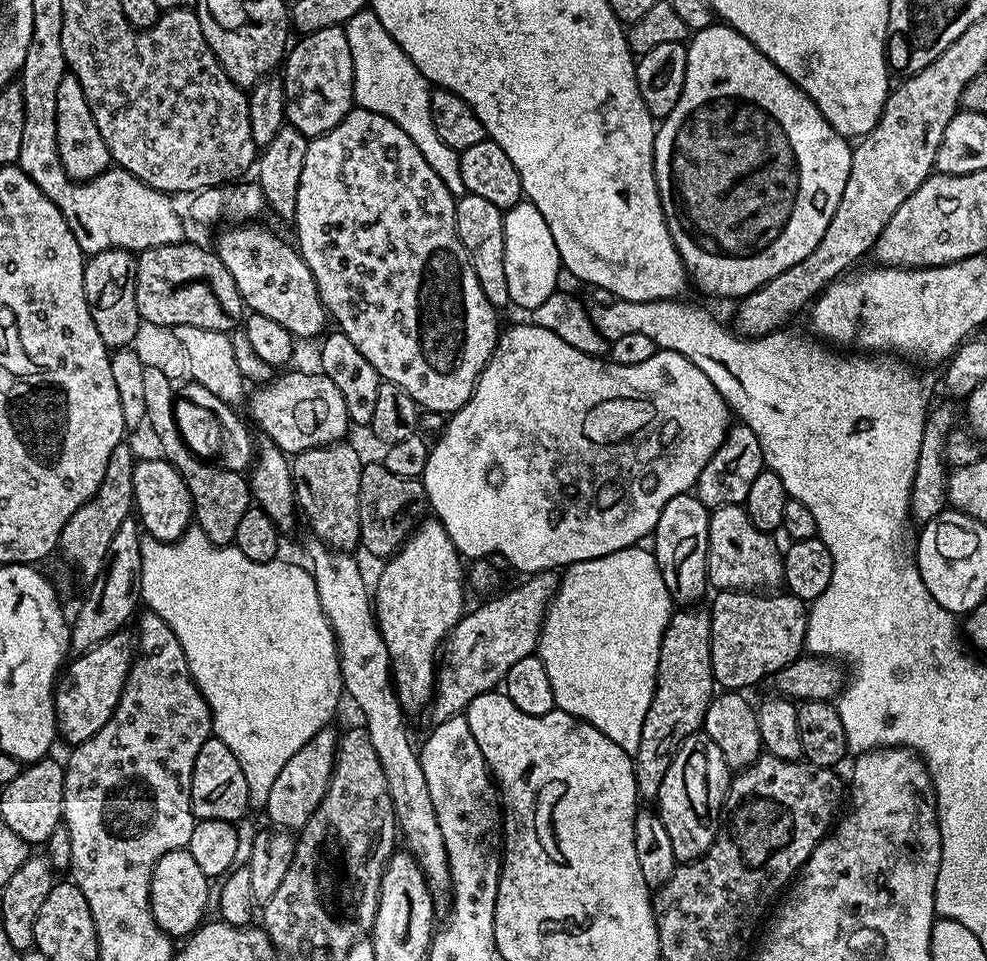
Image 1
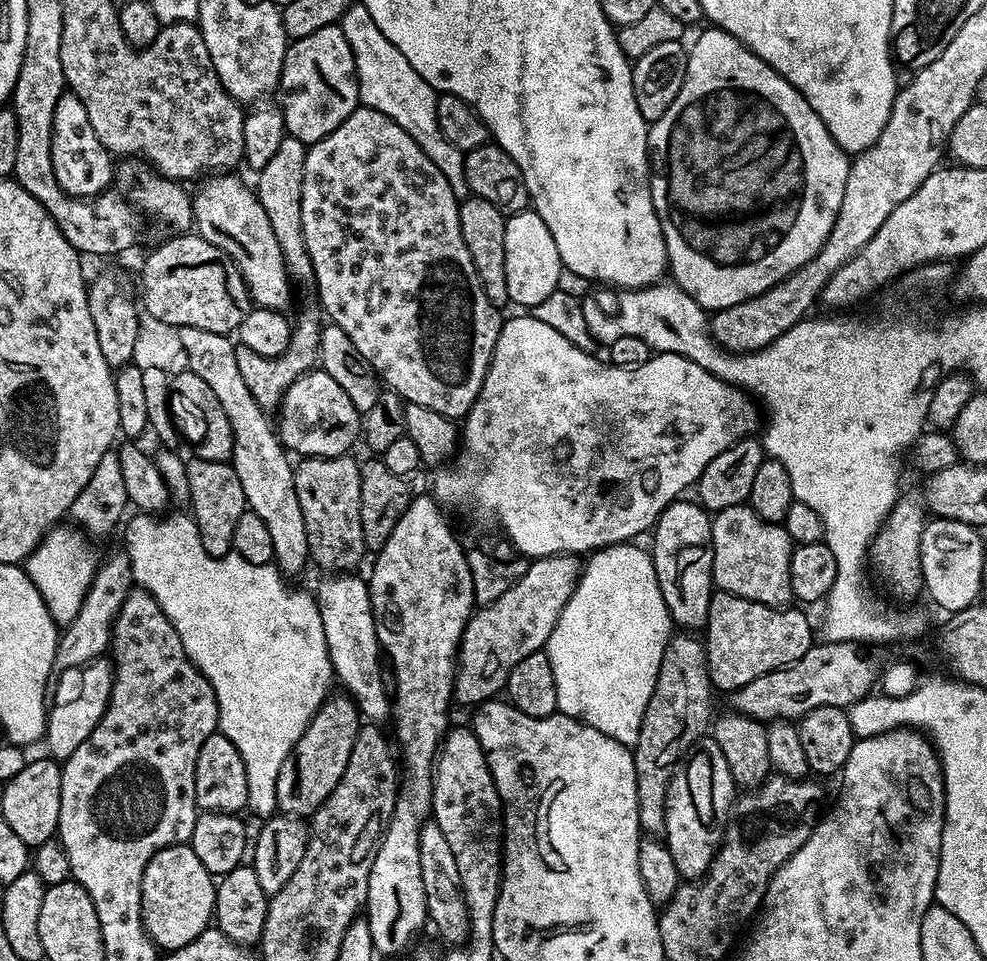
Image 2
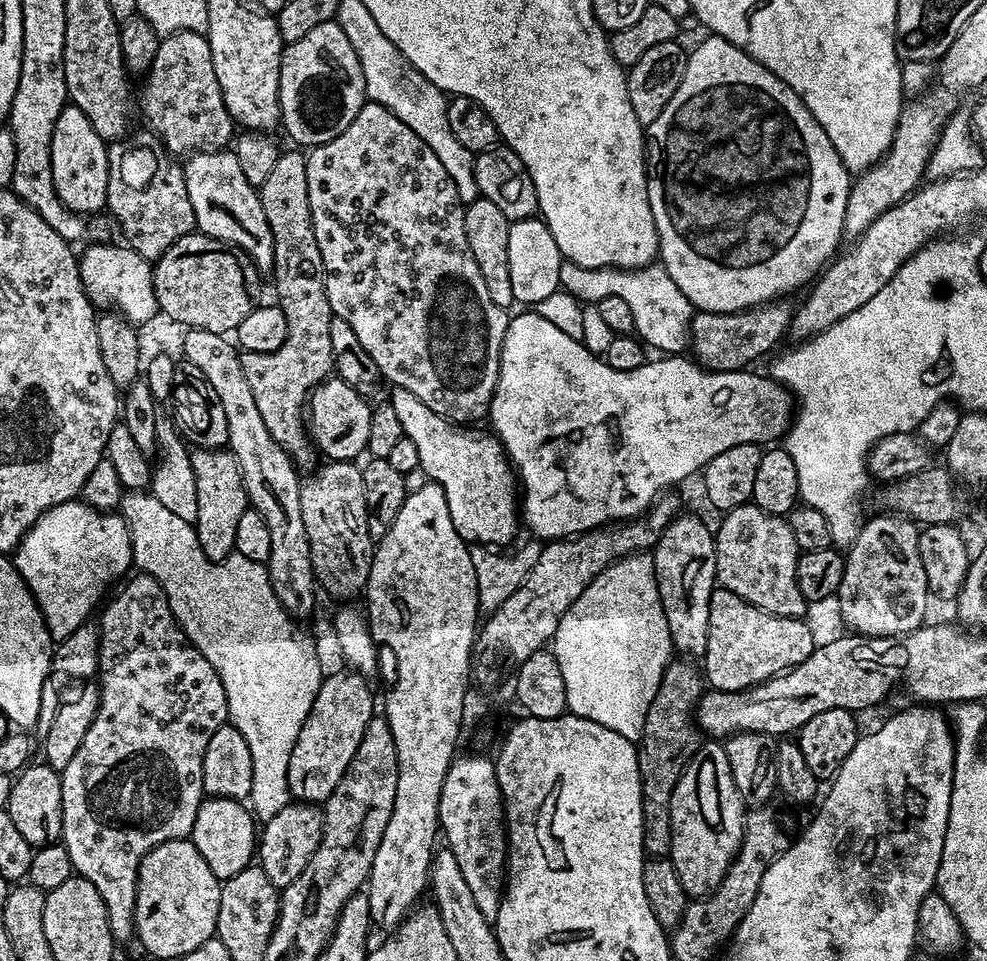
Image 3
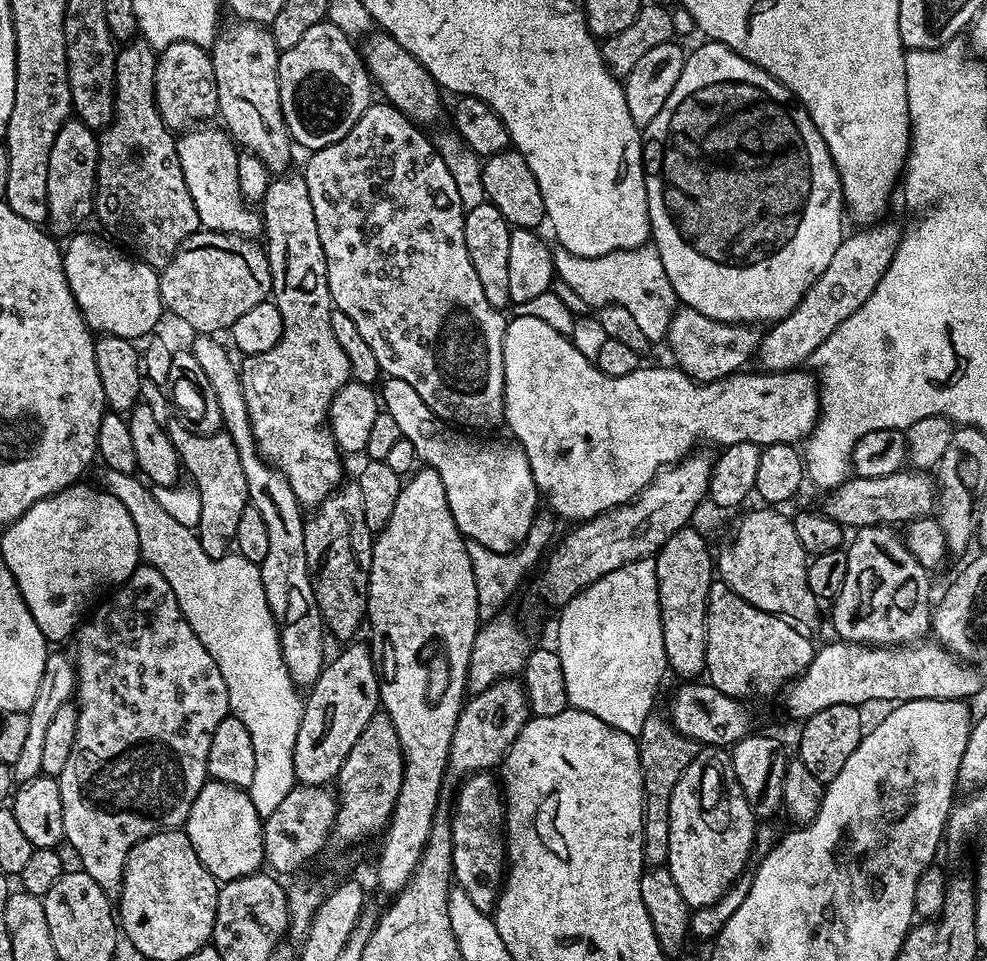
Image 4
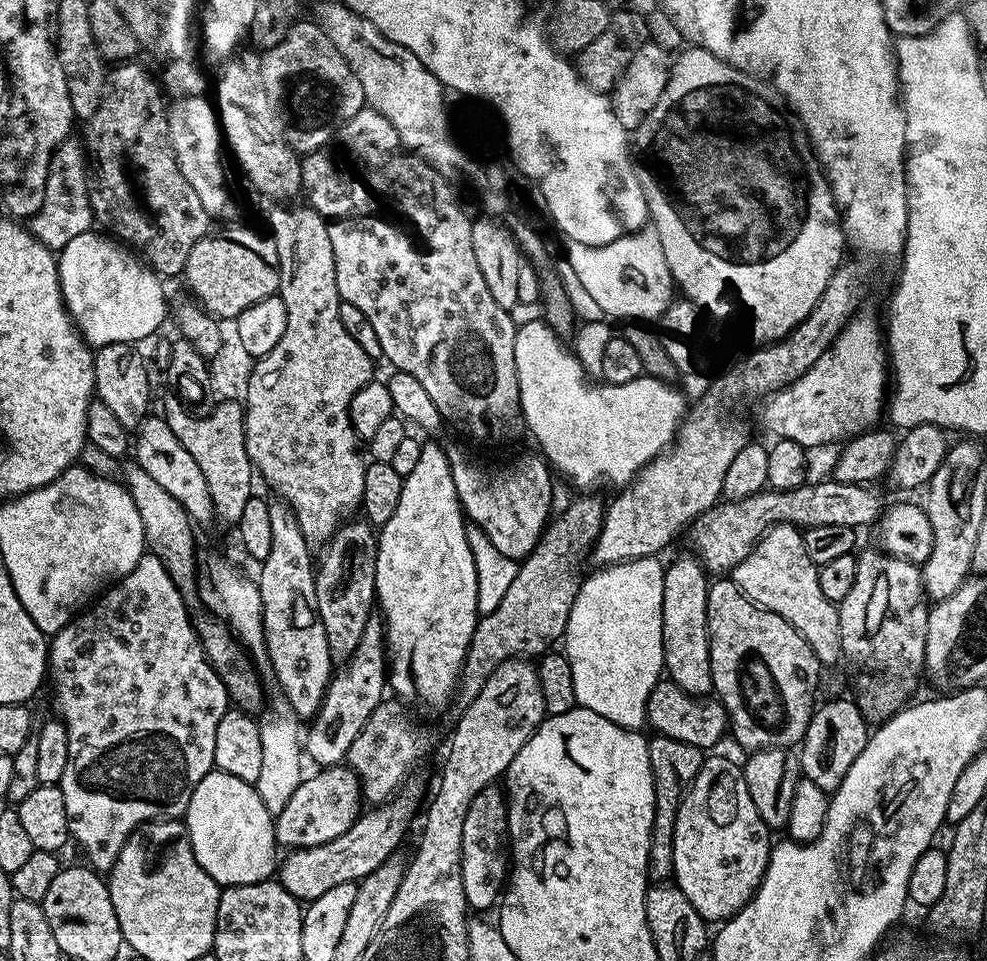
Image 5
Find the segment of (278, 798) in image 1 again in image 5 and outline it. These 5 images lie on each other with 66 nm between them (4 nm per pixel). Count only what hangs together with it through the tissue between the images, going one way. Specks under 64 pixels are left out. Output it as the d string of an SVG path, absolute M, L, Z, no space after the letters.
M373 614L366 618L362 639L358 650L352 652L350 659L343 661L335 669L333 678L324 692L320 709L311 717L302 748L316 766L336 766L347 757L350 742L358 738L358 730L366 726L366 718L374 714L381 700L386 696L386 633L383 619Z

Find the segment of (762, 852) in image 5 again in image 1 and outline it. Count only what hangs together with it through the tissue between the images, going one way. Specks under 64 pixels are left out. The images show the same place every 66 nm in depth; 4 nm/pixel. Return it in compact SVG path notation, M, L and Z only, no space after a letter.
M703 730L690 734L674 754L670 770L662 778L658 797L658 815L662 826L666 826L666 834L670 834L677 861L696 860L712 845L722 823L729 783L730 769L722 758L722 750L714 746Z

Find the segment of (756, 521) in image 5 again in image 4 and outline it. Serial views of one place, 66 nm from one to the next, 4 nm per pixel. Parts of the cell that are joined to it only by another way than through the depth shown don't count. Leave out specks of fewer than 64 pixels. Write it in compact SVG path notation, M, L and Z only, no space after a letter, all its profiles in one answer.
M901 470L886 474L886 478L862 478L853 475L824 500L822 511L845 529L900 526L905 522L923 520L936 508L936 481L924 470Z

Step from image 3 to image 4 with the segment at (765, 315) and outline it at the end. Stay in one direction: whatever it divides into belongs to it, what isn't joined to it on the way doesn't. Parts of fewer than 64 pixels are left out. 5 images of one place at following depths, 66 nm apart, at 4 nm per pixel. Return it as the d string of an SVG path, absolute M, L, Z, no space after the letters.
M687 306L677 307L672 313L666 344L672 347L672 356L681 372L697 384L713 384L727 376L735 376L745 367L748 359L760 351L761 329L752 324L731 324L715 320Z

